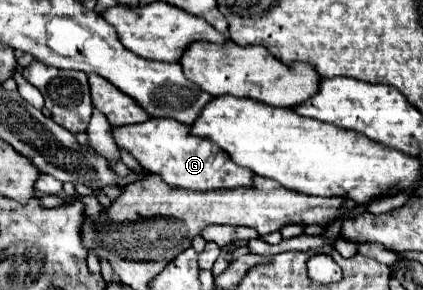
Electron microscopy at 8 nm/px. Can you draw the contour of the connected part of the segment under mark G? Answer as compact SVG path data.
M158 117L144 123L122 125L110 129L112 139L118 147L126 149L144 169L160 175L166 183L182 189L210 191L210 189L234 189L236 185L252 185L252 171L242 169L222 153L210 141L200 141L200 137L190 137L190 127L170 119Z

